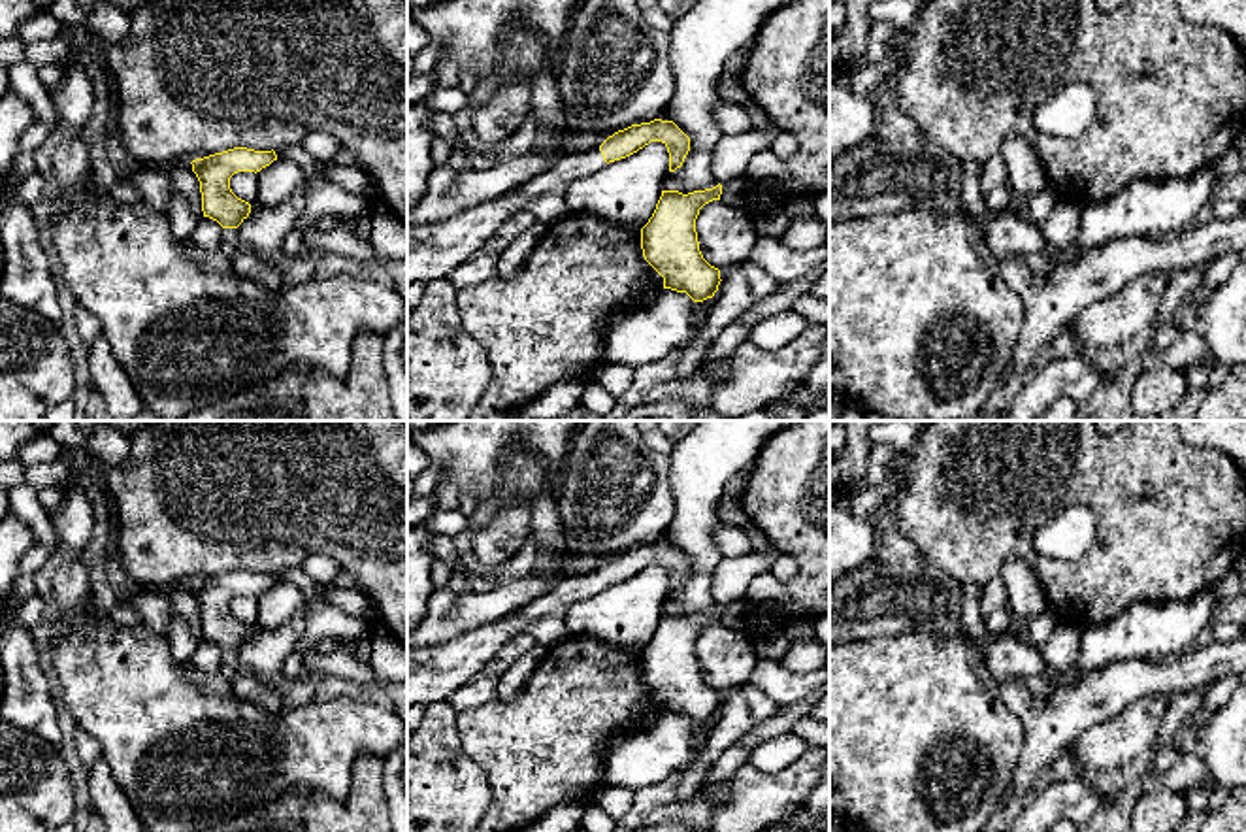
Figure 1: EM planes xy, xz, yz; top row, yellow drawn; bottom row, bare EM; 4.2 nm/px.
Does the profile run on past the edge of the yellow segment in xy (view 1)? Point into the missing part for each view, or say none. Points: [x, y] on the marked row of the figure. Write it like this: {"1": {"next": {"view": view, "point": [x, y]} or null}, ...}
{"1": {"next": null}}

